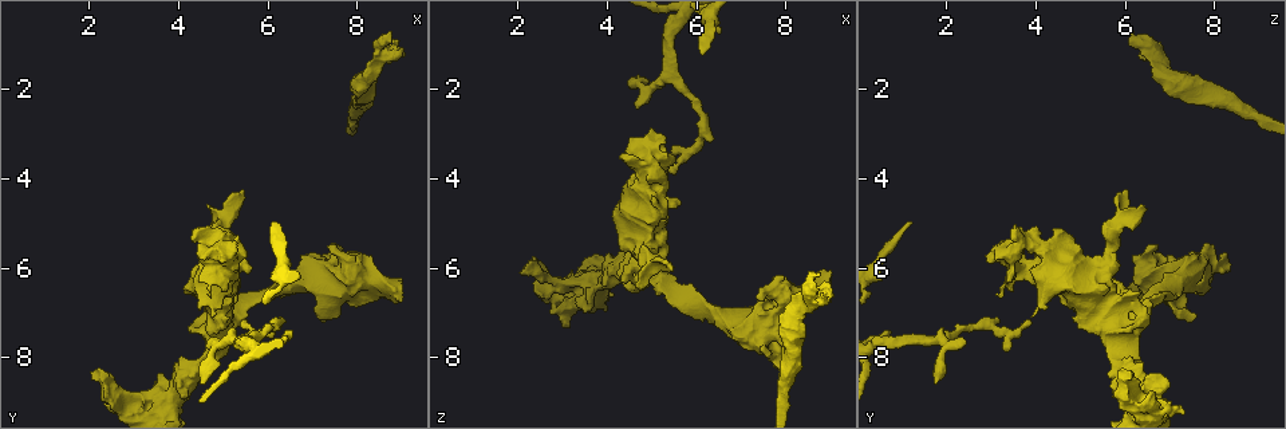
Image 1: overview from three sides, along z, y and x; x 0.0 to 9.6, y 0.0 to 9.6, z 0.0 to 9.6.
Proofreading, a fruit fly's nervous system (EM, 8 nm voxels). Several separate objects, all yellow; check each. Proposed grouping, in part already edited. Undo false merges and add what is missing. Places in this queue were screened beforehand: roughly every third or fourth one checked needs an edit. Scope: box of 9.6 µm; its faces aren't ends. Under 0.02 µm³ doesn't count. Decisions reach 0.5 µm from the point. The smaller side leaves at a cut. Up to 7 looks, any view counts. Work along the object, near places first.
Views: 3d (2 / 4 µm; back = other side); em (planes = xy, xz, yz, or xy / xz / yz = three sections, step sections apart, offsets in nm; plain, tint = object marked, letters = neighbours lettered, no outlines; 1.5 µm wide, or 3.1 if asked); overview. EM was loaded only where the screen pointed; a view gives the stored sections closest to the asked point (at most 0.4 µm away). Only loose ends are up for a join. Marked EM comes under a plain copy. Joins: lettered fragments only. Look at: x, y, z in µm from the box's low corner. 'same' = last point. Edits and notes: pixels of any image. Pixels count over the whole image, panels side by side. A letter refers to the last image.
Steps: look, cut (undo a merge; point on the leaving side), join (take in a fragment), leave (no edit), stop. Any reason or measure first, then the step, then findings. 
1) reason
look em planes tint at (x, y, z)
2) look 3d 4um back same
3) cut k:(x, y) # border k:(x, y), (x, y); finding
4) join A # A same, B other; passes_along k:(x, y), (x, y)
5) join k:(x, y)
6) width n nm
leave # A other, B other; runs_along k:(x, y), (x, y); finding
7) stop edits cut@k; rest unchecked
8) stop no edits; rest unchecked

look em planes tint at (4.90, 4.85, 5.85)

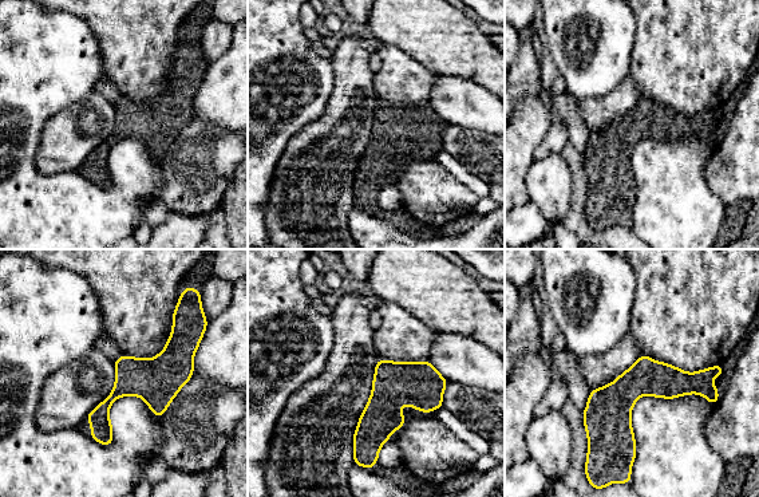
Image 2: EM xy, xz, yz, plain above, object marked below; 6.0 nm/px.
see the neighbours
look em planes letters same

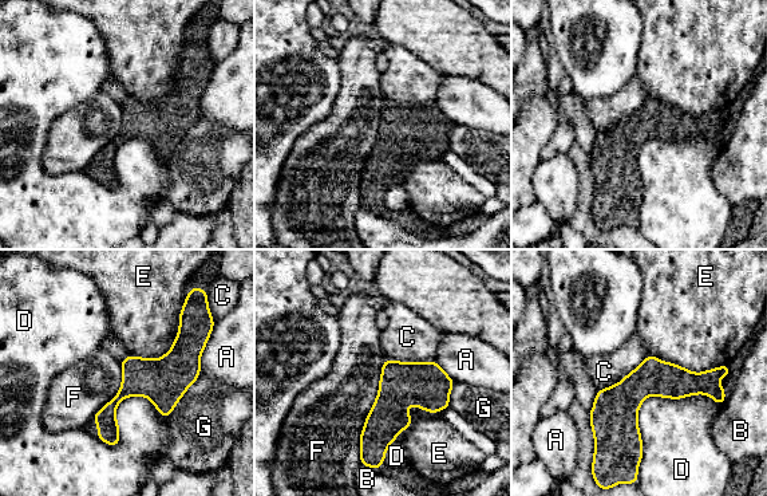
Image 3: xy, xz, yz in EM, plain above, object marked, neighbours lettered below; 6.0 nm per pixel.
leave # A other, B other, C other, D other, E other, F other, G other; runs_along 3:(720, 372), (648, 382), (597, 445); continuous, no second neuron

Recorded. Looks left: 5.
branch stops here
look 3d 4um at (7.20, 7.05, 7.65)

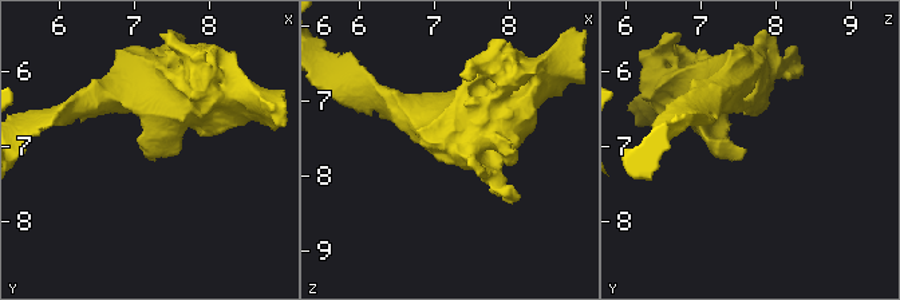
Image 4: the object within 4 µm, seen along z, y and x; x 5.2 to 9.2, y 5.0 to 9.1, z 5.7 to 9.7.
look em xy step 4 tint at (7.15, 7.10, 7.60)

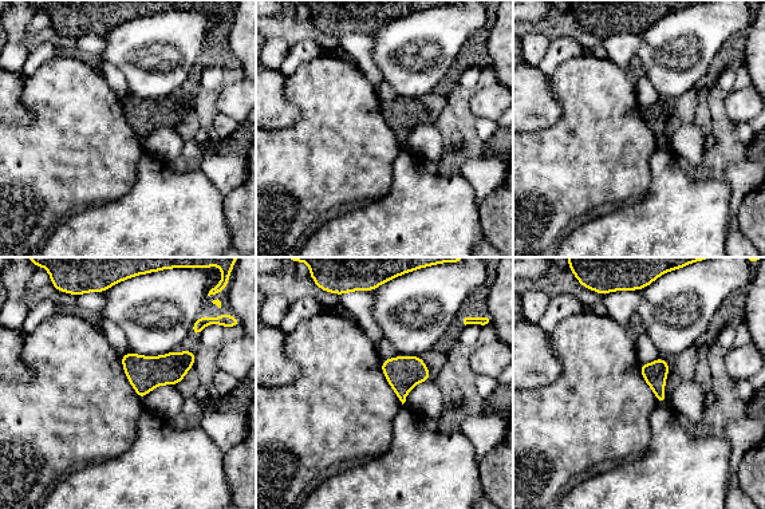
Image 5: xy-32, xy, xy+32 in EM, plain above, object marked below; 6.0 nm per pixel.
look em planes letters same

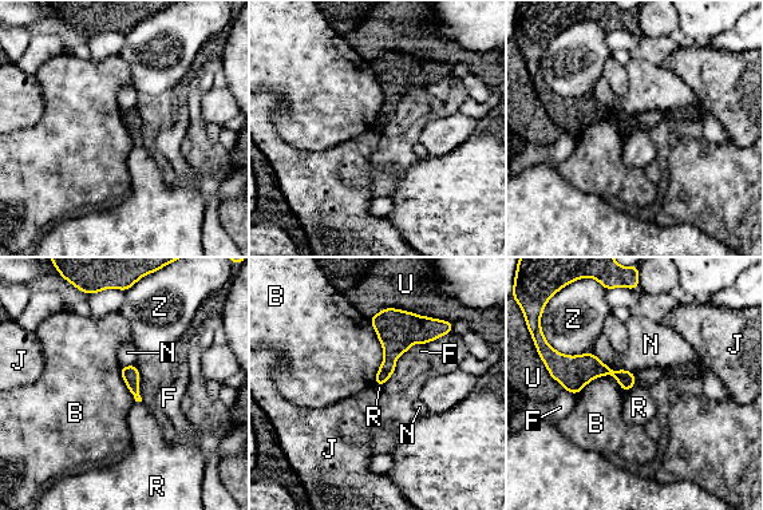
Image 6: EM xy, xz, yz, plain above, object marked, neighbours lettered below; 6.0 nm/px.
leave # B other, F other, J other, N other, R other, U other, Z other; no lettered fragment goes on from it

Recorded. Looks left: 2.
an open end
look em xy step 8 letters at (8.90, 1.20, 6.30)

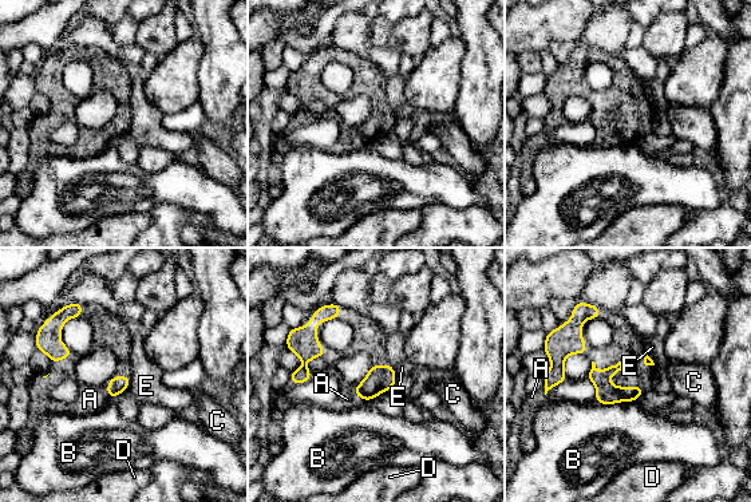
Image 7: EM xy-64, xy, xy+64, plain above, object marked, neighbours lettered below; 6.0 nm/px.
cut it another way
look em planes letters same

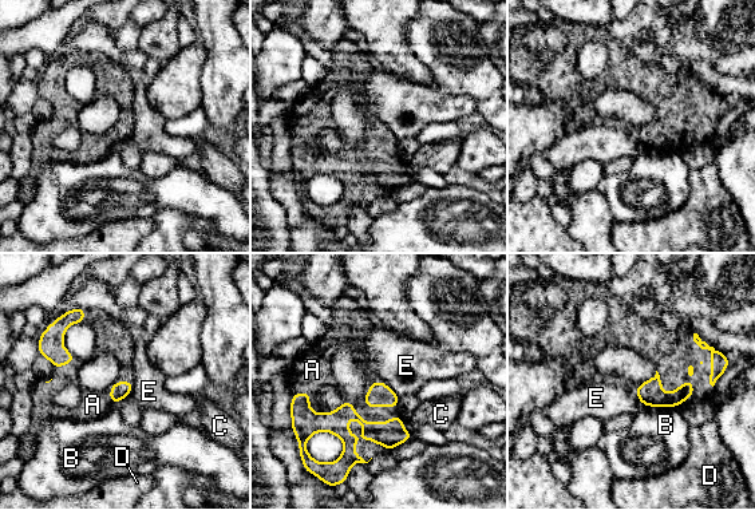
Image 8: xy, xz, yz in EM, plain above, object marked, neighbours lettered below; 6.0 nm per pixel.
join A # A same, B other, C other, D other, E other; the neuron continues

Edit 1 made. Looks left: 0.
stop edits join@8; rest unchecked

